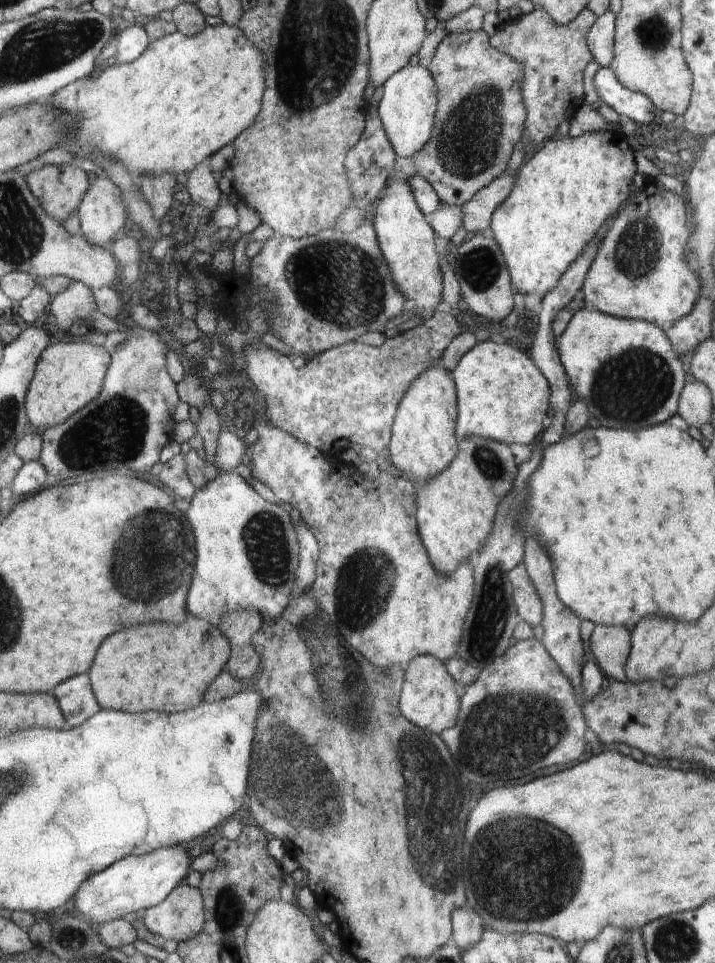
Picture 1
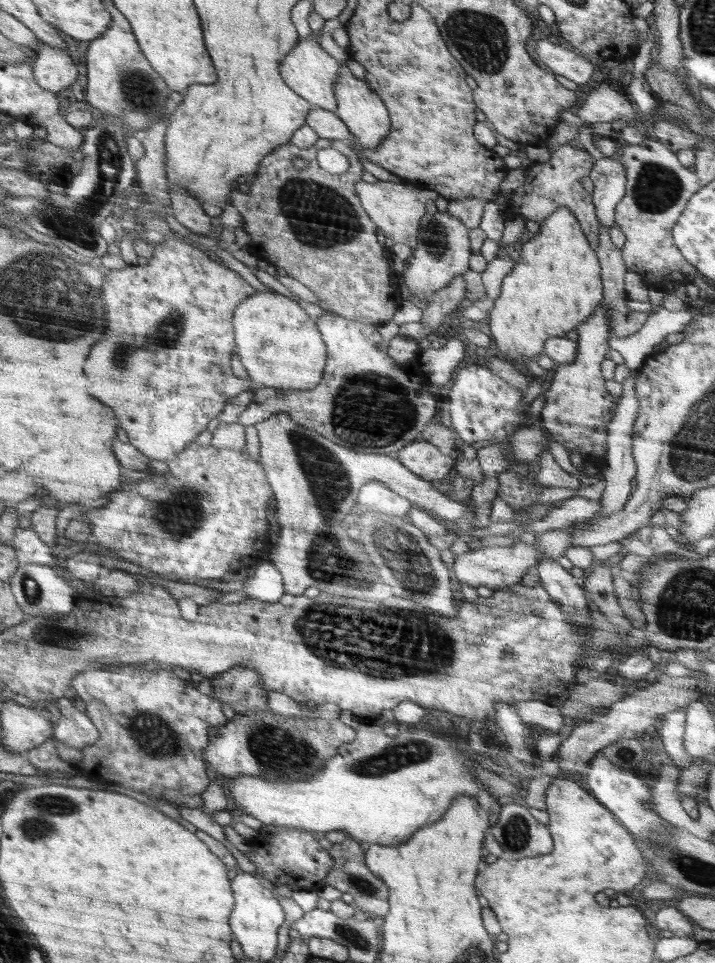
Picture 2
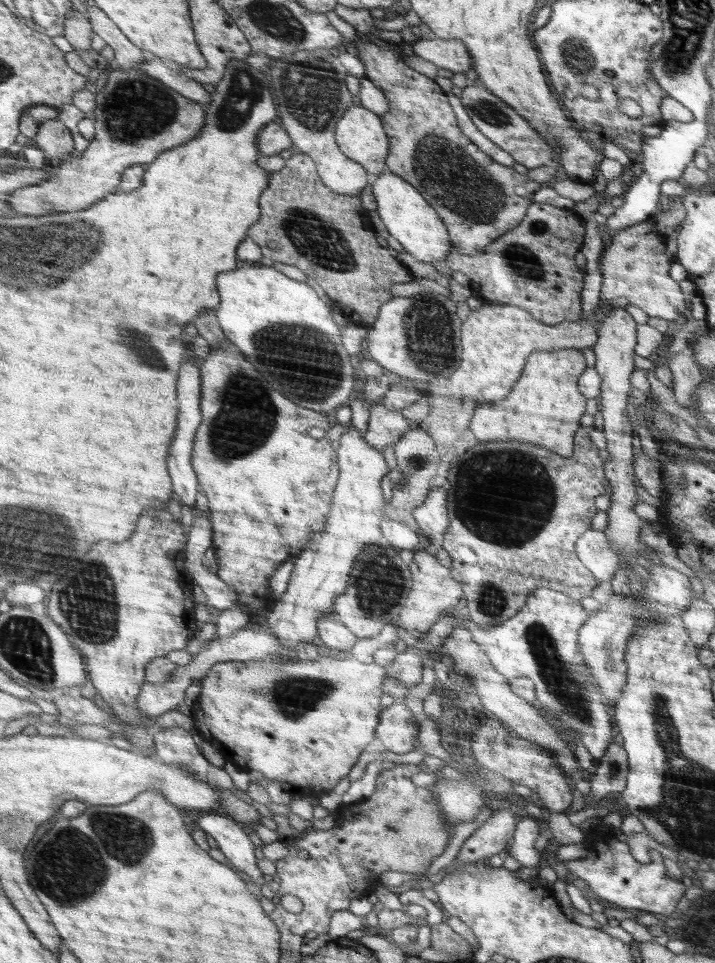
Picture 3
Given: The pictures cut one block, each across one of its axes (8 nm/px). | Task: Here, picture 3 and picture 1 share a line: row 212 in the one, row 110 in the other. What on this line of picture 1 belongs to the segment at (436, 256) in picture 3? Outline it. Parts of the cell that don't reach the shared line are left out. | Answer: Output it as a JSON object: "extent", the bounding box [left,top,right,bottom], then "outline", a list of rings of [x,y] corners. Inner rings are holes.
{"extent":[377,65,437,156],"outline":[[[406,65],[383,84],[383,93],[377,106],[379,117],[389,141],[398,156],[418,156],[430,140],[437,109],[437,88],[428,68]]]}

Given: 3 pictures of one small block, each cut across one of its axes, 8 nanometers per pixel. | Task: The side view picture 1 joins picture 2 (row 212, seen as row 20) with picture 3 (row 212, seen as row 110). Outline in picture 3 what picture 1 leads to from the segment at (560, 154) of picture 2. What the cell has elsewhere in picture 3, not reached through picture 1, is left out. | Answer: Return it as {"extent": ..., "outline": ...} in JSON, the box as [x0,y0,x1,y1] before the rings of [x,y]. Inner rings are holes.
{"extent":[445,203,584,326],"outline":[[[534,203],[518,227],[505,232],[481,253],[470,256],[453,249],[445,264],[466,274],[470,289],[483,294],[485,302],[516,306],[532,318],[554,326],[580,319],[584,274],[576,266],[574,256],[582,242],[584,226],[576,214],[547,203]]]}

